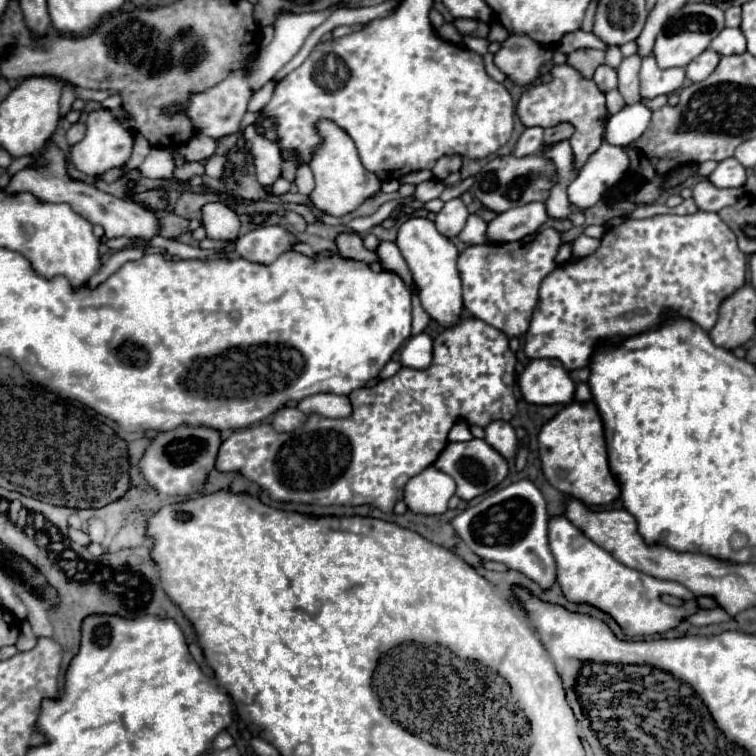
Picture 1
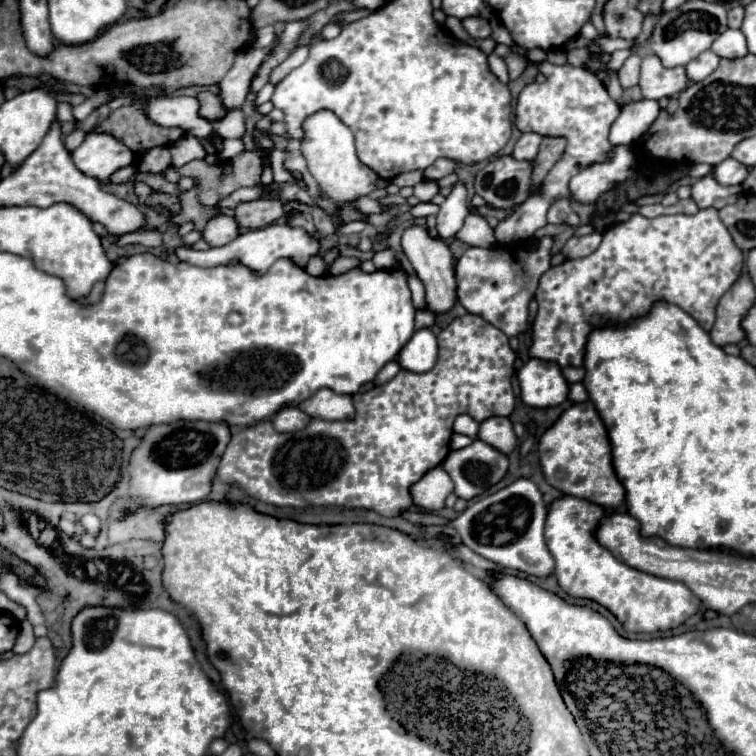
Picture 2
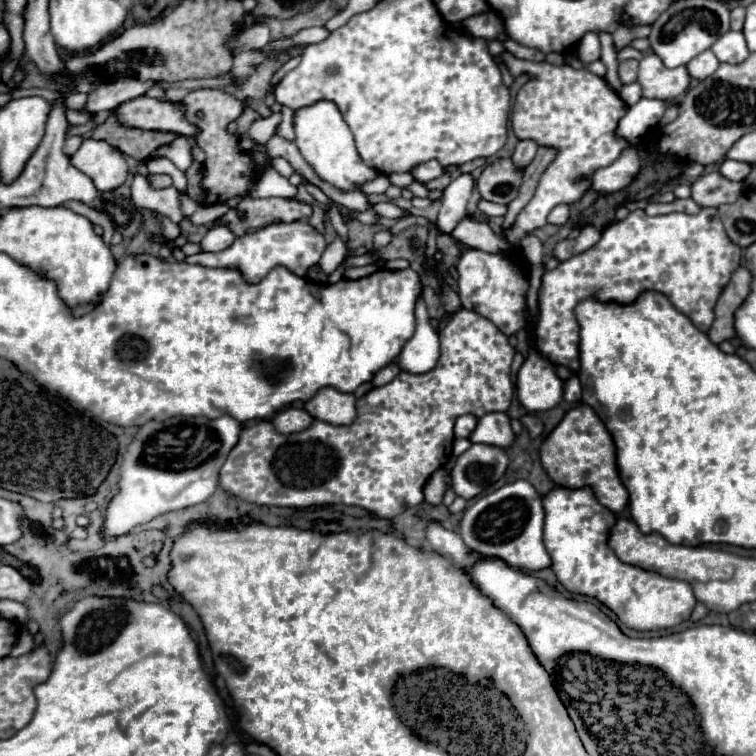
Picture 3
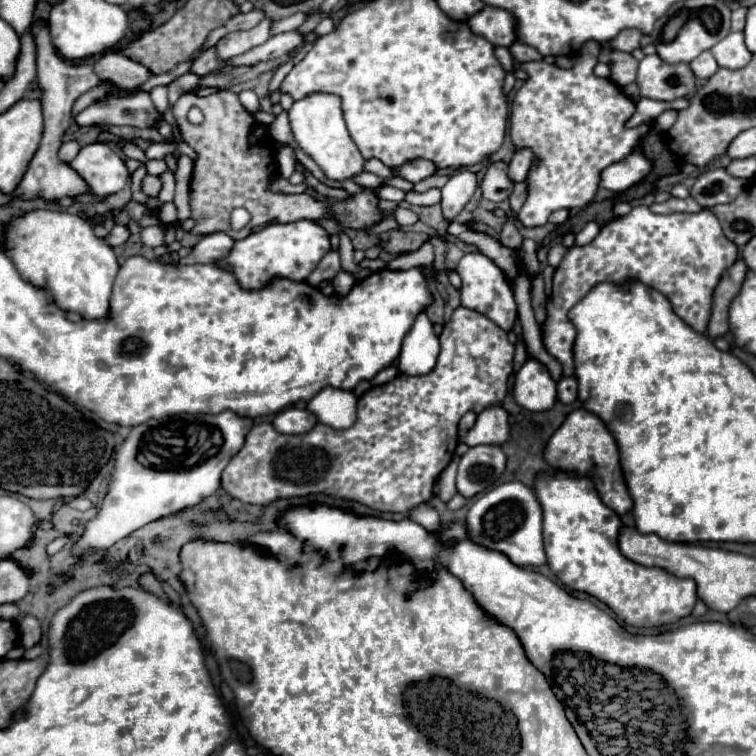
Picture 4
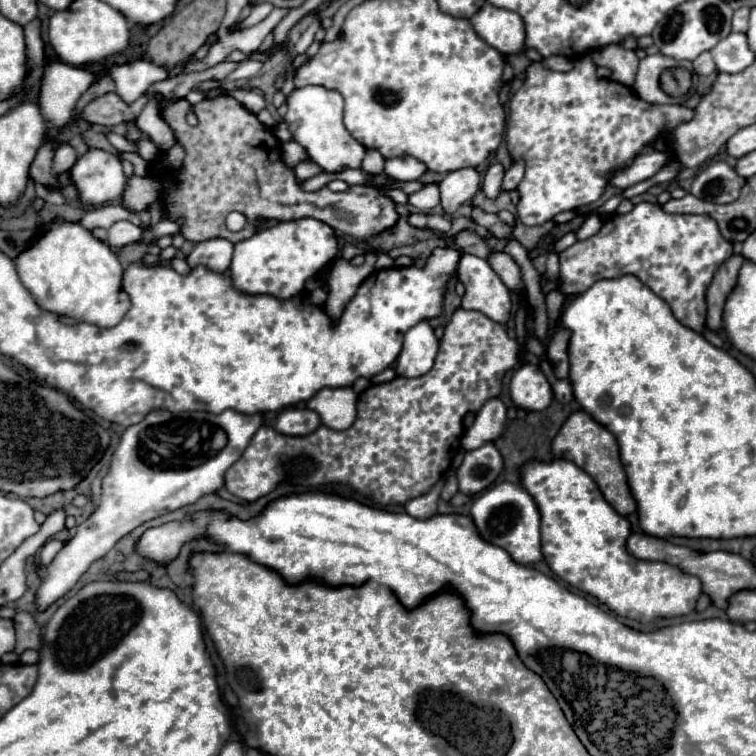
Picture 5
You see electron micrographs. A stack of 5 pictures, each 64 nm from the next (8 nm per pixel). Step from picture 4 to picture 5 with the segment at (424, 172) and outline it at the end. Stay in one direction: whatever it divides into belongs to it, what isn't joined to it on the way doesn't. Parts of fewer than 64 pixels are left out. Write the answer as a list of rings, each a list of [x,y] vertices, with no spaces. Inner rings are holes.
[[[412,156],[390,158],[384,162],[384,174],[394,180],[418,180],[426,172],[424,164]]]

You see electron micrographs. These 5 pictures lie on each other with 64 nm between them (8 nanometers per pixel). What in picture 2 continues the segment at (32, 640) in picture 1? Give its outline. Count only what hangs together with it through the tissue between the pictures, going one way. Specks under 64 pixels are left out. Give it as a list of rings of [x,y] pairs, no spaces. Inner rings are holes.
[[[24,620],[20,624],[20,636],[18,636],[16,646],[12,648],[12,652],[14,654],[24,654],[24,652],[28,652],[34,646],[34,642],[36,642],[36,636],[32,632],[32,624],[28,620]]]

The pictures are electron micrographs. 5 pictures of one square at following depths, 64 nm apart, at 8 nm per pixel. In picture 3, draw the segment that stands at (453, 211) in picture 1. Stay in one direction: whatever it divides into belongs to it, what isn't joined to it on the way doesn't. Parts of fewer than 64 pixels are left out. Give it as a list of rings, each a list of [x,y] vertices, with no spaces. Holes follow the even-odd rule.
[[[460,174],[454,178],[446,188],[442,196],[442,208],[438,214],[438,228],[444,234],[450,234],[454,226],[466,216],[466,204],[474,190],[474,178],[472,174]]]

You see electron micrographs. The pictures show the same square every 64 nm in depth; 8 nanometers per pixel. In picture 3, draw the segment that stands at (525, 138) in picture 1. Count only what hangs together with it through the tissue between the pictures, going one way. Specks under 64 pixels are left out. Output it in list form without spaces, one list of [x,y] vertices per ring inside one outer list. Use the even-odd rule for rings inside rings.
[[[522,140],[516,144],[516,150],[512,154],[512,162],[516,166],[516,170],[524,170],[532,160],[534,160],[534,154],[536,154],[538,146],[536,142],[532,140]]]

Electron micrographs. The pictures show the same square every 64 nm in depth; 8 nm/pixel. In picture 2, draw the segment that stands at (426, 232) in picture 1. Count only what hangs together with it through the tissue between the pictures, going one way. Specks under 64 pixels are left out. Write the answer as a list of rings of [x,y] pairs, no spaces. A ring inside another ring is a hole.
[[[412,226],[404,232],[402,248],[404,248],[408,260],[412,262],[418,278],[422,280],[422,284],[426,288],[428,310],[434,312],[434,314],[448,312],[454,306],[454,300],[456,300],[456,278],[454,278],[454,270],[452,270],[452,252],[450,252],[450,248],[440,238],[434,240],[428,234],[428,230],[422,228],[422,226]]]

